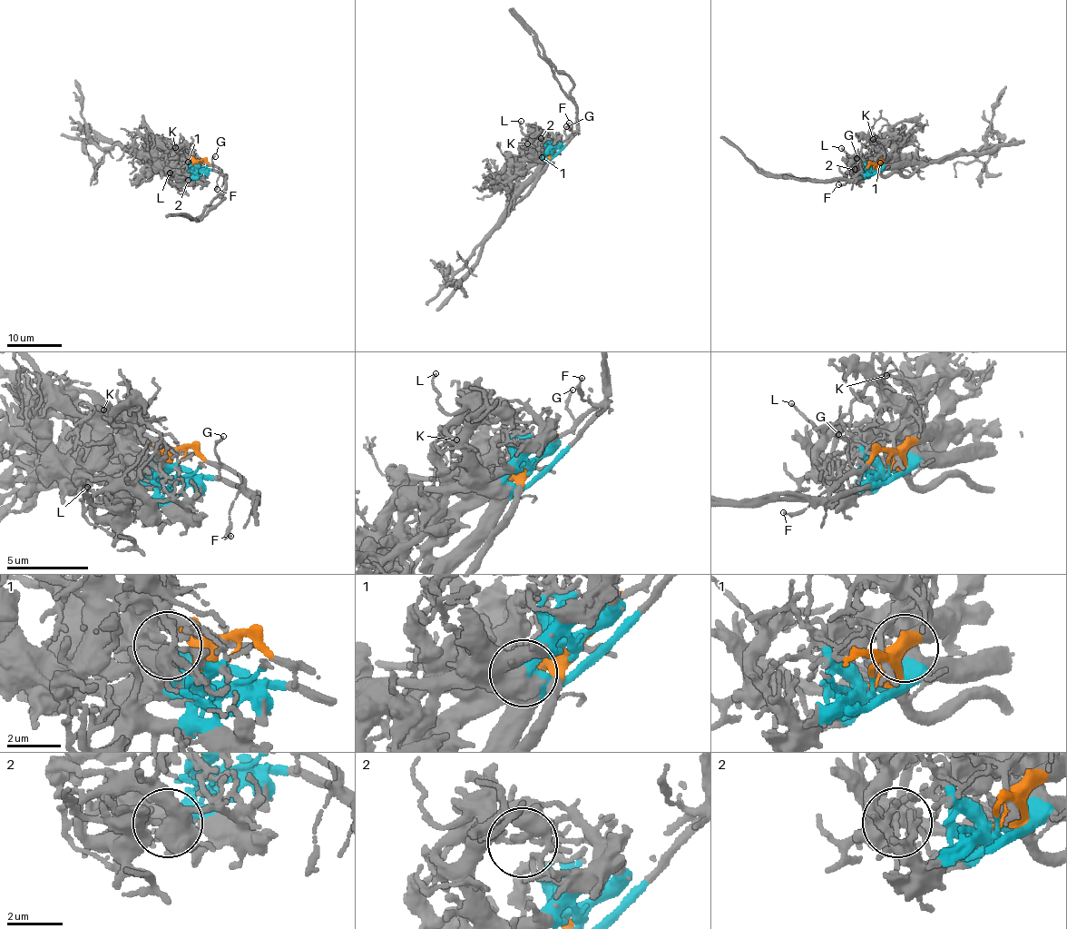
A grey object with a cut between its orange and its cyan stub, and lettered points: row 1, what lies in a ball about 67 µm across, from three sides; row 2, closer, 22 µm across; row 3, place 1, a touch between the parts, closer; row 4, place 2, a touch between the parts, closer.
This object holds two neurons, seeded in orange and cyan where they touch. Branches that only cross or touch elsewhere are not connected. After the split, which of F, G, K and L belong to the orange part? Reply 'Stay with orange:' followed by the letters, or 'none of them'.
Stay with orange: F, G

